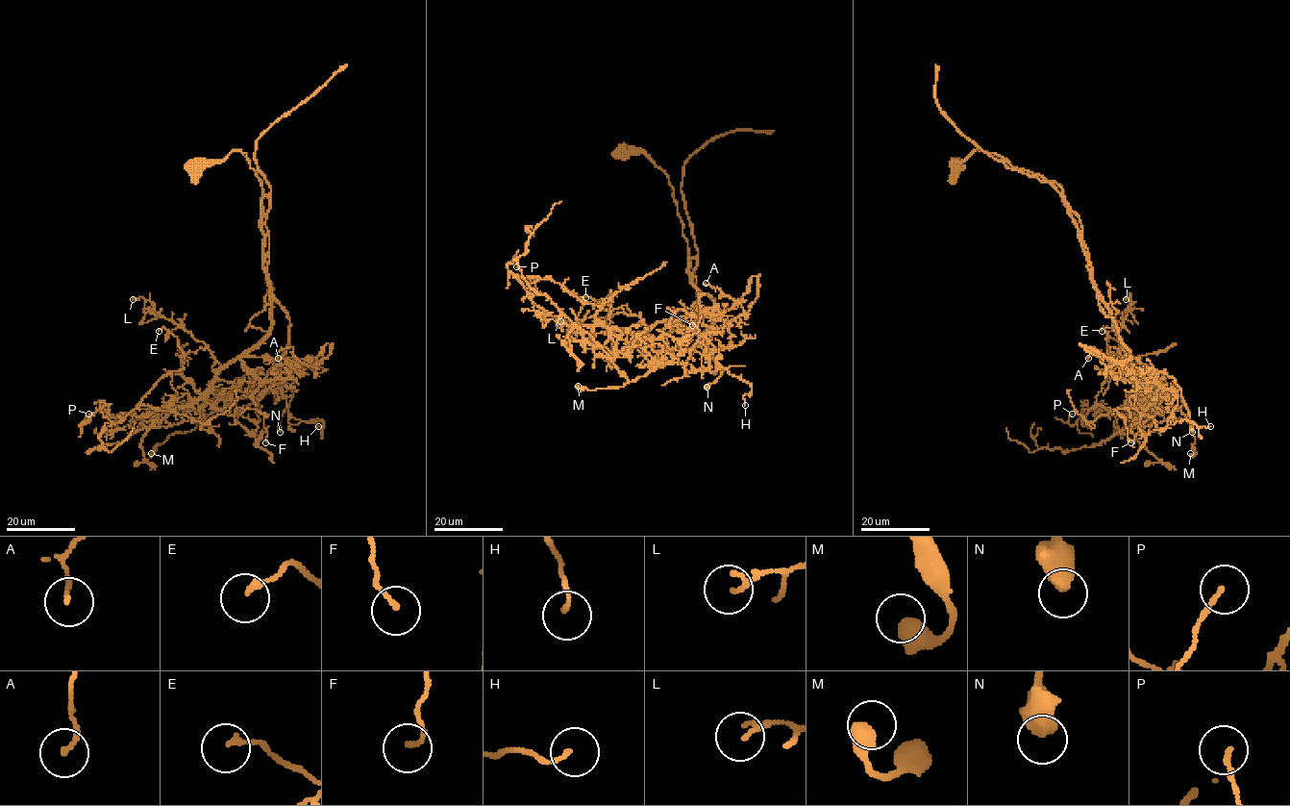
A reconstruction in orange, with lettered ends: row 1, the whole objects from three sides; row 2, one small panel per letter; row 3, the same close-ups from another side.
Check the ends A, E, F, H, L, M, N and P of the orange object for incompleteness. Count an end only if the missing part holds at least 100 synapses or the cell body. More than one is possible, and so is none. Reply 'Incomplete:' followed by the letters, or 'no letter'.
Incomplete: no letter

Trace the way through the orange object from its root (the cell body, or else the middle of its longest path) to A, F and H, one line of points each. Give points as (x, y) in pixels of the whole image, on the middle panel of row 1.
A: (623, 152), (645, 153), (673, 189), (691, 282), (716, 308), (703, 326), (743, 313), (706, 283)
F: (623, 152), (645, 153), (666, 175), (698, 300), (690, 316), (631, 332), (657, 339), (681, 308), (692, 325)
H: (623, 152), (668, 179), (691, 282), (716, 308), (708, 369), (746, 381), (745, 405)

